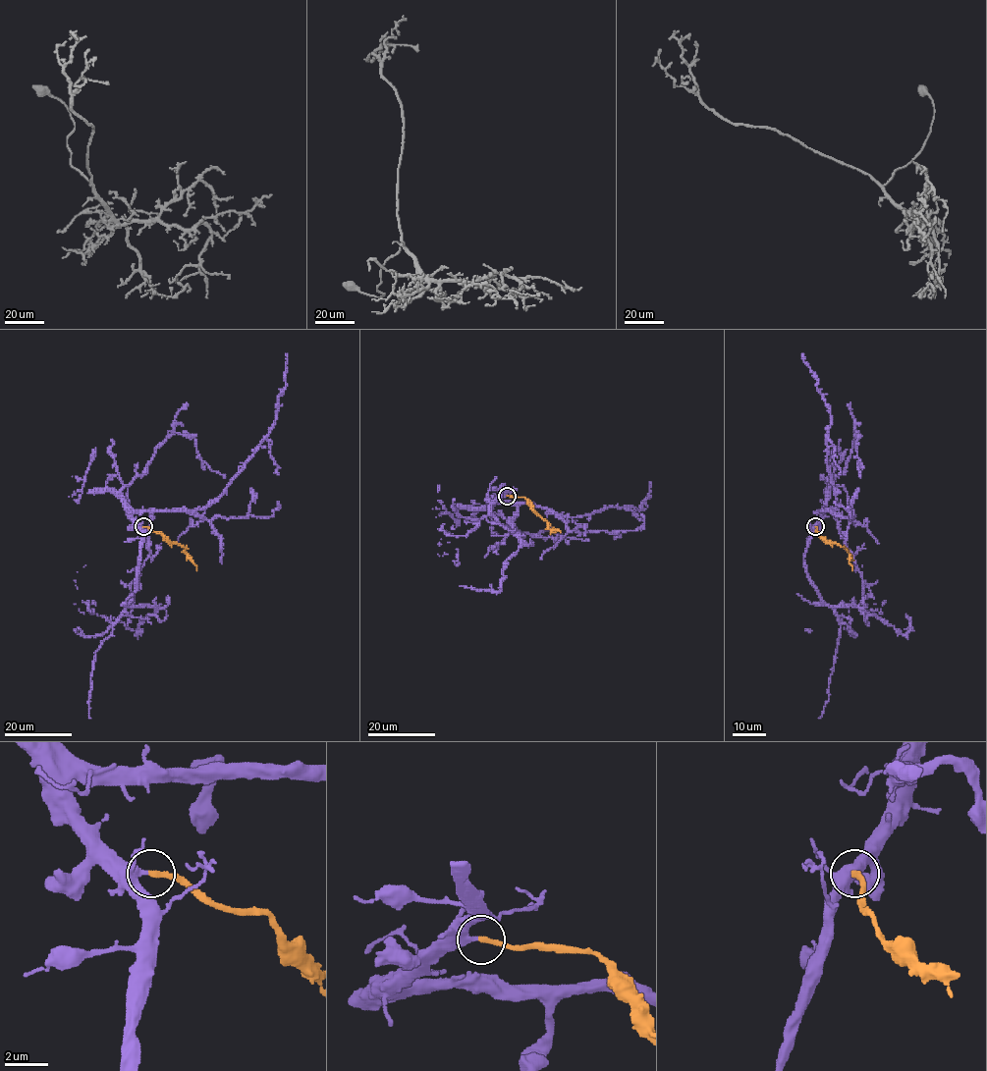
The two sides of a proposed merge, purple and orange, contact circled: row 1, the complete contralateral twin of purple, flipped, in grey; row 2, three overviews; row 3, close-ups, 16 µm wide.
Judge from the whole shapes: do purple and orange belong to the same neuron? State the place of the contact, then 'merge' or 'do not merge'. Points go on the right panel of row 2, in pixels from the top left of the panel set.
at (815, 526); merge

